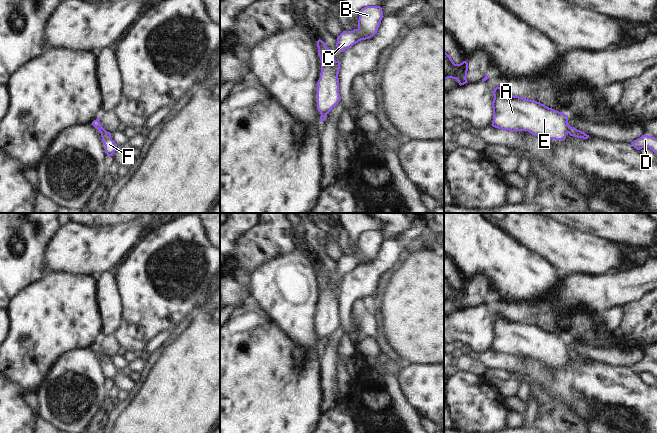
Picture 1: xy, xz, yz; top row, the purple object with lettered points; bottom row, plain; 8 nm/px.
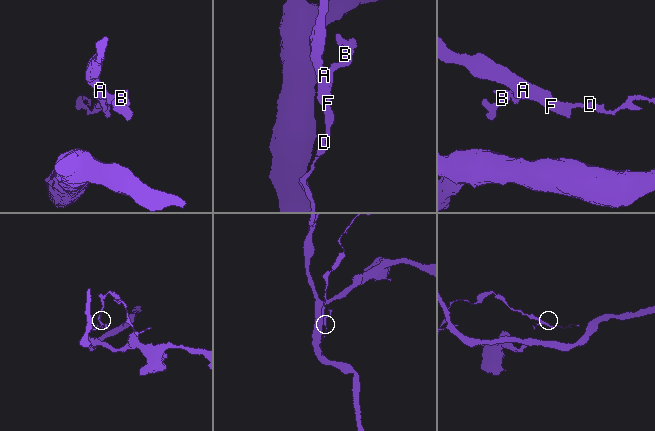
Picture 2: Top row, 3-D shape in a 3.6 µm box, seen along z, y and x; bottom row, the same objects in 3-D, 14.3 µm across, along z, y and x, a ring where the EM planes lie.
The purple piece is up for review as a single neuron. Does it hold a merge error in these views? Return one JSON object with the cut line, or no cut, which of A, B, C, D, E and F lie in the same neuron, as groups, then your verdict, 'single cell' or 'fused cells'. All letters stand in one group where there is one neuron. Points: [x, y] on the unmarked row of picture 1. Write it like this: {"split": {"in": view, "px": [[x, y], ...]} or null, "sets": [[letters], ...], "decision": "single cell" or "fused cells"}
{"split": {"in": "yz", "px": [[569, 350], [568, 356]]}, "sets": [["A", "B", "C", "E", "F"], ["D"]], "decision": "fused cells"}

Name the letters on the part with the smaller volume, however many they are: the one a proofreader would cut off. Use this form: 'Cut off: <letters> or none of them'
Cut off: D

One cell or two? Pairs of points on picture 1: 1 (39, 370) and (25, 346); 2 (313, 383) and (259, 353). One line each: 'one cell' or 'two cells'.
1: one cell
2: one cell

